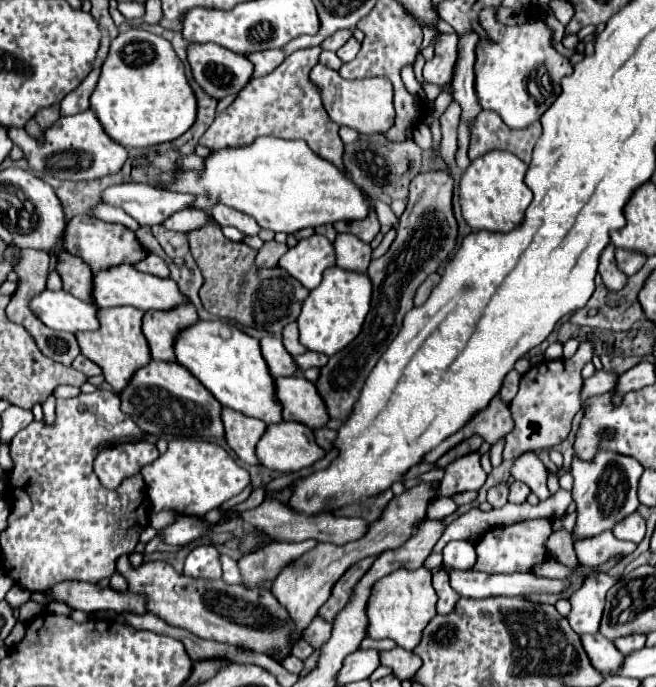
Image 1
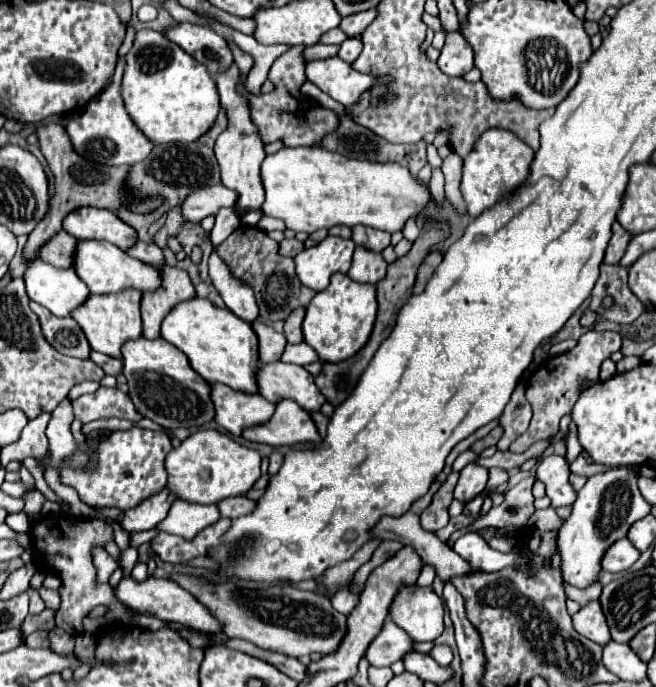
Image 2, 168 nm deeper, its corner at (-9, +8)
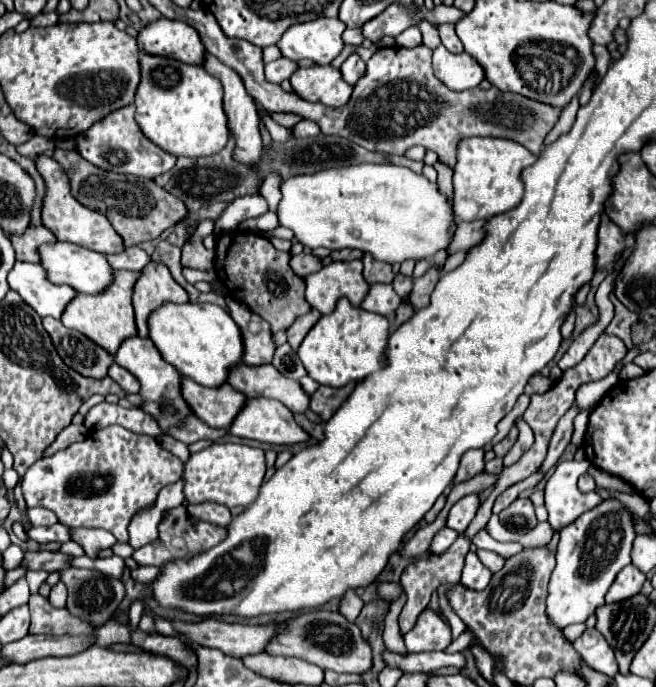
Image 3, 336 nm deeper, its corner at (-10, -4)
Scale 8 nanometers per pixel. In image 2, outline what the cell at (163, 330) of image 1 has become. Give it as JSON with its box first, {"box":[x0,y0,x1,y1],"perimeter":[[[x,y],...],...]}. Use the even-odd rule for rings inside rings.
{"box":[142,264,196,338],"perimeter":[[[162,264],[160,268],[160,286],[156,290],[142,292],[142,336],[144,338],[160,338],[160,324],[166,314],[180,302],[192,300],[196,290],[188,278],[188,274],[180,268],[172,268]]]}

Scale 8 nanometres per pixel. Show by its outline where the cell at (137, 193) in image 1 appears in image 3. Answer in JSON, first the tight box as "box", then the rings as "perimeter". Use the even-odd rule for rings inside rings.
{"box":[215,194,267,234],"perimeter":[[[251,194],[251,196],[241,196],[231,200],[225,210],[215,218],[215,234],[223,234],[223,232],[233,232],[243,220],[261,216],[267,212],[267,202],[263,200],[263,196],[259,194]]]}

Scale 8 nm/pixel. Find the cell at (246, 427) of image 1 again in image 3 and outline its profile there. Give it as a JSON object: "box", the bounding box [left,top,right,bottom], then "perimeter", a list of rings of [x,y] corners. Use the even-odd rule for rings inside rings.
{"box":[181,378,247,430],"perimeter":[[[183,378],[181,388],[183,398],[191,404],[195,416],[213,428],[229,430],[247,402],[247,398],[231,388],[231,384],[223,384],[223,388],[203,388],[201,384]]]}

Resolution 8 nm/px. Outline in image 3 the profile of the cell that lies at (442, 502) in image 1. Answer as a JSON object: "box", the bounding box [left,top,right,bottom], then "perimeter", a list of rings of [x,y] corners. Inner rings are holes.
{"box":[431,528,457,552],"perimeter":[[[443,528],[435,534],[435,540],[433,540],[433,546],[431,546],[431,552],[445,552],[451,542],[455,542],[457,538],[457,532],[453,528]]]}

